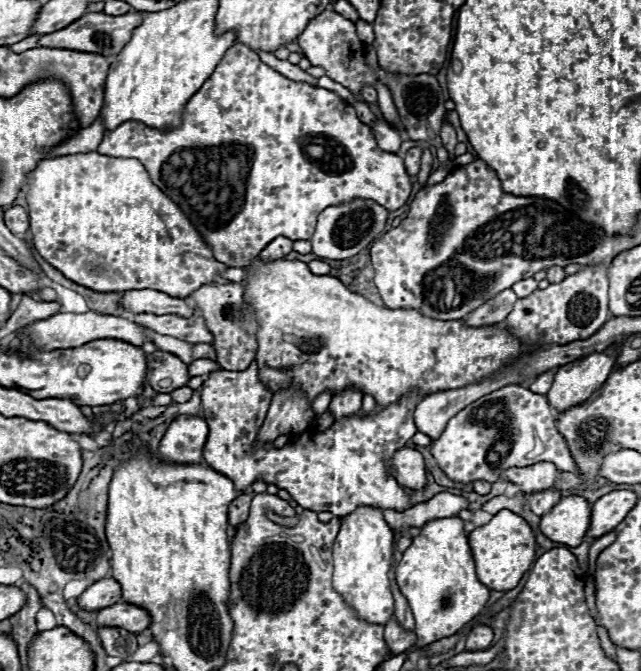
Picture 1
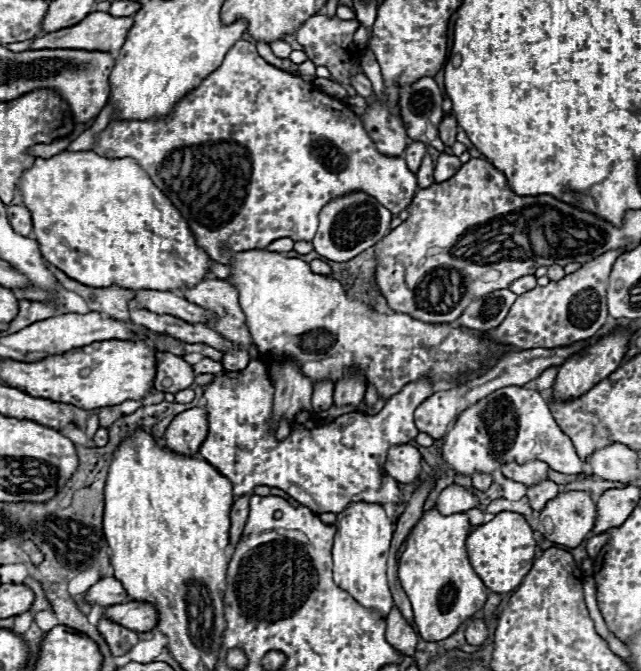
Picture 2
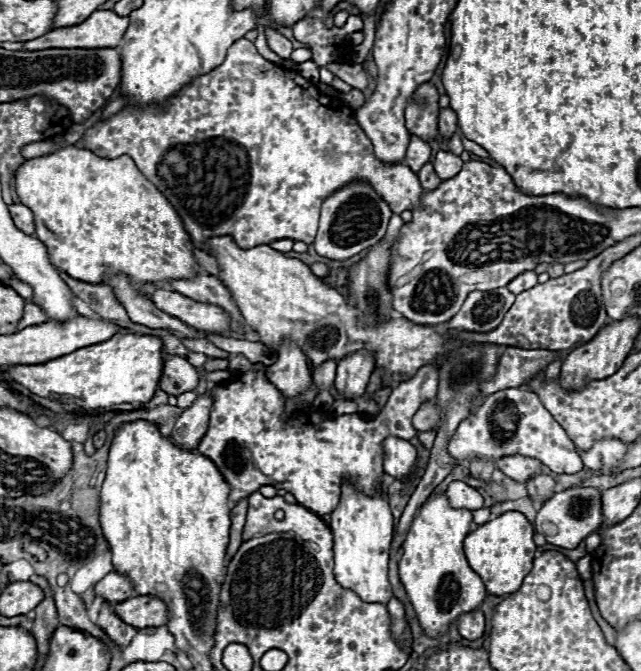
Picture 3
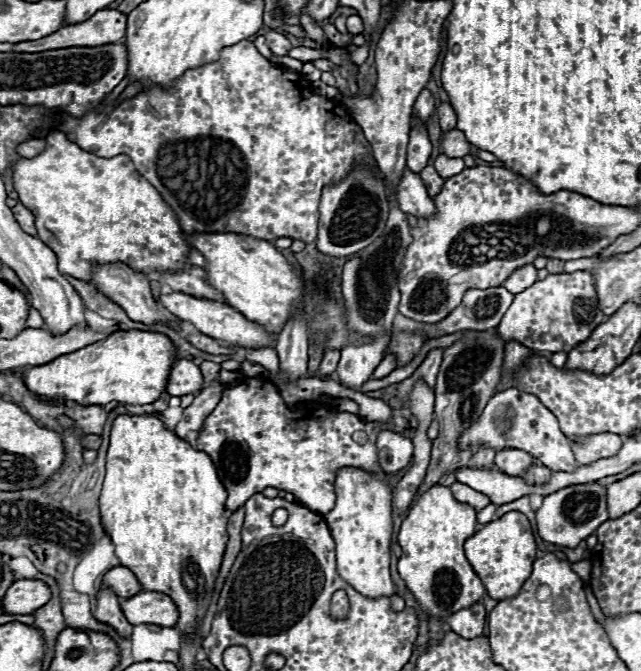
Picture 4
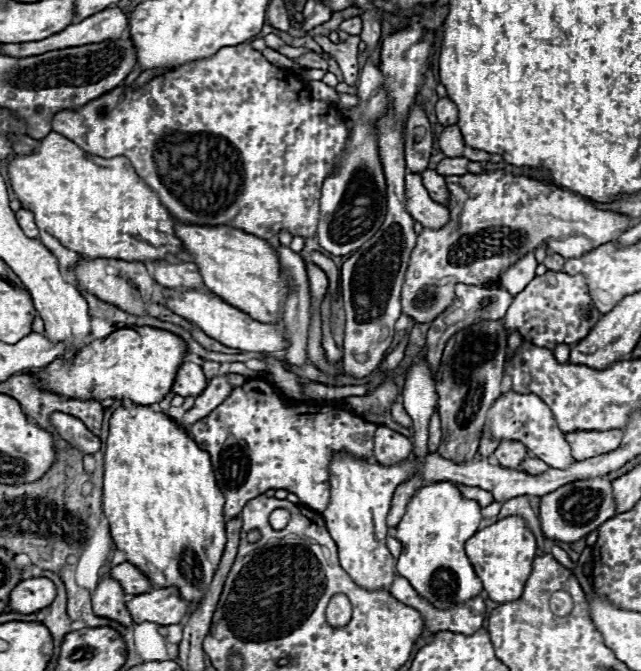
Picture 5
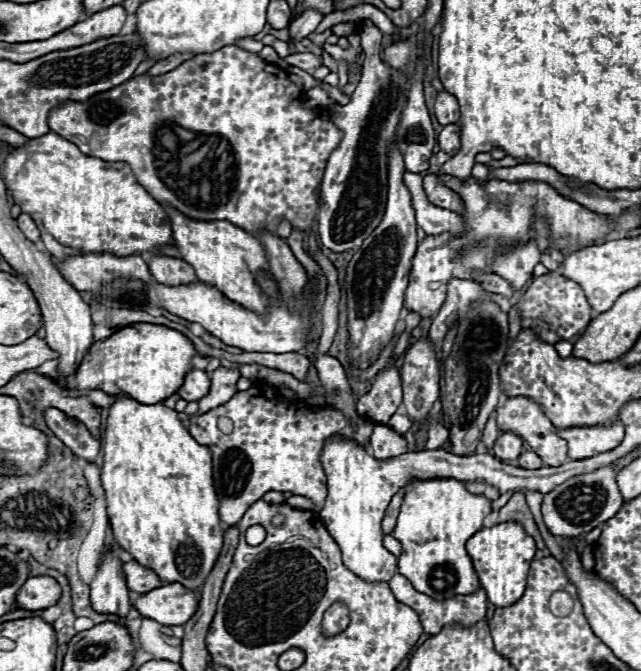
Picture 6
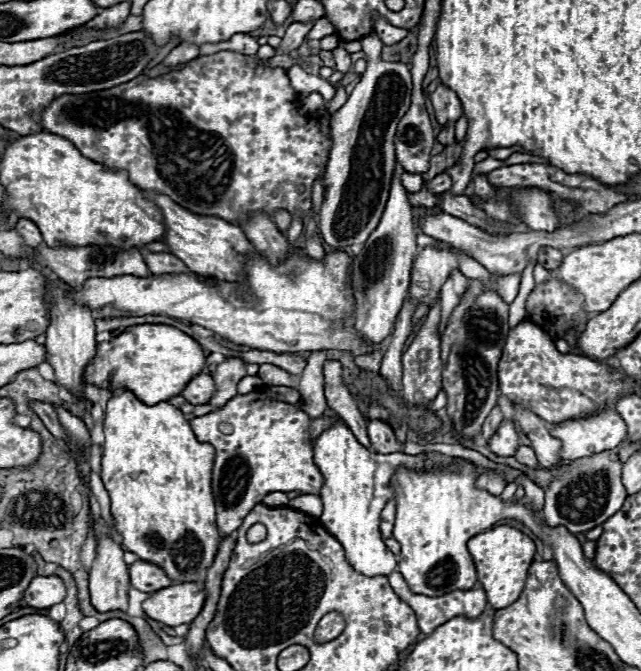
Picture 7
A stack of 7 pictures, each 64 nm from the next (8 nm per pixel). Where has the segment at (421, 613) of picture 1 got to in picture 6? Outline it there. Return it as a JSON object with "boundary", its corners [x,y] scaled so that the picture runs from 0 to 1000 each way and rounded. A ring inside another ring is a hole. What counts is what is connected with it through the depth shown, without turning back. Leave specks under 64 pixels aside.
{"boundary":[[[646,712],[633,724],[621,781],[612,793],[612,799],[627,808],[621,852],[633,858],[649,879],[680,894],[696,894],[708,885],[736,885],[749,876],[724,811],[746,790],[752,790],[755,772],[768,763],[768,745],[730,733],[727,721],[730,718],[708,712]]]}

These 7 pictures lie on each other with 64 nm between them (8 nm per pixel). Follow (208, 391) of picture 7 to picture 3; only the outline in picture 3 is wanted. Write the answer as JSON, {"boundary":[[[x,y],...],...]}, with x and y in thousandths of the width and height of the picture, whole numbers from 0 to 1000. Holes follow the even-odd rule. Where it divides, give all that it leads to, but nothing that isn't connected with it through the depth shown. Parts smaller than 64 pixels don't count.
{"boundary":[[[178,498],[162,510],[115,522],[97,534],[84,534],[69,542],[16,545],[9,554],[22,569],[56,590],[94,596],[100,602],[119,599],[125,608],[134,611],[193,599],[225,605],[240,593],[246,572],[250,581],[256,581],[259,587],[278,590],[287,584],[300,584],[312,569],[306,545],[281,531],[256,531],[256,513],[246,501],[218,498]]]}

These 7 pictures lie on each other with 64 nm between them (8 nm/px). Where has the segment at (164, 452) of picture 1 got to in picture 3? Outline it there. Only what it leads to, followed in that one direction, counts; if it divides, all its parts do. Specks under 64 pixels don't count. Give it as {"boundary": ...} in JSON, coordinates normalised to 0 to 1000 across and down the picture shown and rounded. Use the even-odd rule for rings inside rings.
{"boundary":[[[328,584],[312,587],[303,596],[303,602],[281,617],[281,623],[278,623],[278,629],[265,647],[265,653],[278,665],[284,665],[290,671],[306,668],[306,662],[312,659],[312,653],[324,641],[324,614],[331,608],[331,599],[334,599],[334,593],[328,590]]]}

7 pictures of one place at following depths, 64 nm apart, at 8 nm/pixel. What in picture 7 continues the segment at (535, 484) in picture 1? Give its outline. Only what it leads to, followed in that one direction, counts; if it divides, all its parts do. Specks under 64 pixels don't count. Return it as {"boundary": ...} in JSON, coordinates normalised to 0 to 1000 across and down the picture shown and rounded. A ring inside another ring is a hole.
{"boundary":[[[786,626],[777,635],[774,647],[761,656],[761,665],[777,680],[802,680],[805,668],[811,665],[808,662],[808,647],[802,641],[802,629],[799,626]]]}

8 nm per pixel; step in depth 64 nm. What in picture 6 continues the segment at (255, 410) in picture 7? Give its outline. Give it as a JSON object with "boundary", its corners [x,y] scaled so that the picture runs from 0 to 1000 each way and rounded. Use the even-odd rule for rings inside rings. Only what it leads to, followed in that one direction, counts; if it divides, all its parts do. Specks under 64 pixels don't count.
{"boundary":[[[396,569],[396,575],[384,584],[368,584],[362,590],[362,596],[356,596],[349,605],[340,605],[337,611],[324,611],[324,617],[315,620],[303,620],[296,623],[296,647],[312,659],[312,662],[324,662],[331,668],[331,689],[334,689],[334,724],[337,724],[337,736],[343,745],[343,781],[349,790],[368,784],[374,778],[374,772],[381,769],[381,763],[387,760],[387,754],[393,754],[393,748],[406,745],[415,733],[421,730],[434,730],[434,733],[456,733],[465,739],[477,739],[484,745],[490,745],[496,751],[496,757],[505,754],[505,742],[509,742],[509,715],[505,715],[505,700],[499,692],[499,671],[509,659],[509,653],[515,653],[518,647],[534,647],[540,653],[552,653],[555,662],[562,665],[574,665],[577,647],[580,647],[580,632],[565,632],[559,641],[540,626],[540,620],[527,611],[509,608],[499,614],[477,614],[468,617],[468,611],[456,602],[443,602],[440,611],[431,608],[431,602],[424,605],[421,614],[421,593],[415,593],[421,587],[421,578],[412,569]],[[343,623],[359,623],[365,632],[362,647],[346,647],[340,641],[340,626]]]}

